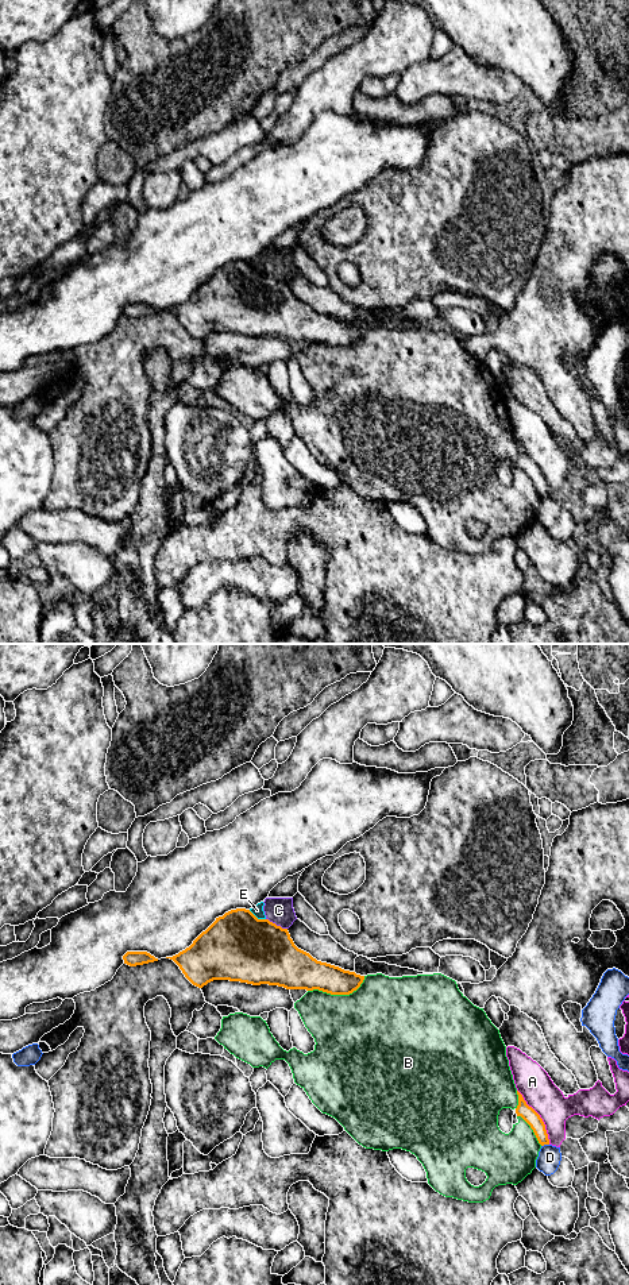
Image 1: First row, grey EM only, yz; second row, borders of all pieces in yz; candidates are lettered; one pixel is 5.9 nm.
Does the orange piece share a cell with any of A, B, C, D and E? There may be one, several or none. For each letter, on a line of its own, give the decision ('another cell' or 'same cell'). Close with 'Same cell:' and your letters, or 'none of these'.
A: another cell
B: another cell
C: another cell
D: another cell
E: another cell
Same cell: none of these

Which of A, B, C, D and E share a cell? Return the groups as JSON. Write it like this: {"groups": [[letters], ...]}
{"groups": [["A"], ["B"], ["C", "E"], ["D"]]}

